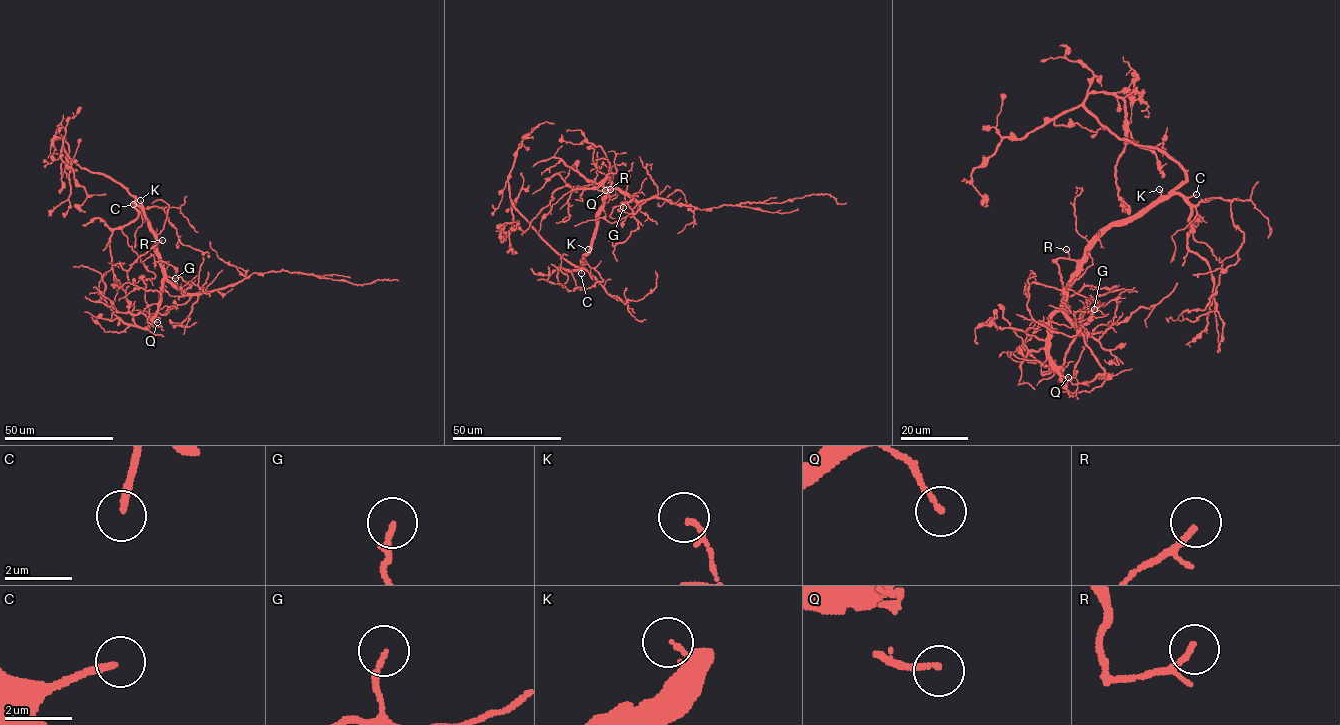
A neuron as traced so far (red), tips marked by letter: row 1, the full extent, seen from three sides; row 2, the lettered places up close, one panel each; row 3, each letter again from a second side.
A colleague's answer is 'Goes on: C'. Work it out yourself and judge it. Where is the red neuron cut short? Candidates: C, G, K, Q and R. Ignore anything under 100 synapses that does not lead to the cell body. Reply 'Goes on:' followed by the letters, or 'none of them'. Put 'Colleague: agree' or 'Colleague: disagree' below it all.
Goes on: C
Colleague: agree

